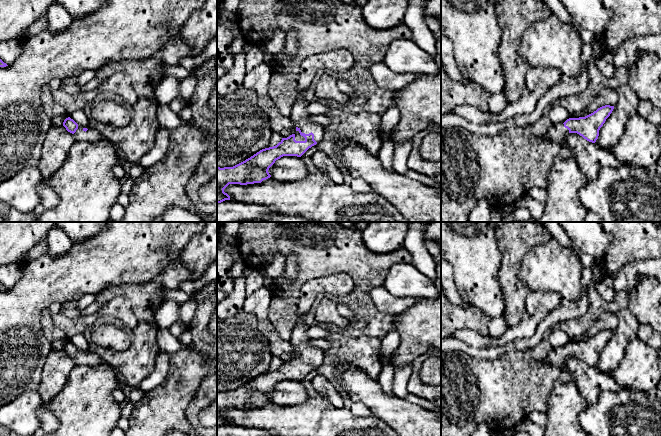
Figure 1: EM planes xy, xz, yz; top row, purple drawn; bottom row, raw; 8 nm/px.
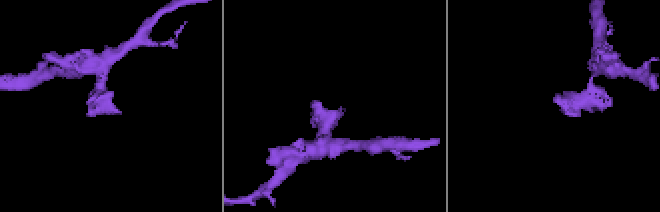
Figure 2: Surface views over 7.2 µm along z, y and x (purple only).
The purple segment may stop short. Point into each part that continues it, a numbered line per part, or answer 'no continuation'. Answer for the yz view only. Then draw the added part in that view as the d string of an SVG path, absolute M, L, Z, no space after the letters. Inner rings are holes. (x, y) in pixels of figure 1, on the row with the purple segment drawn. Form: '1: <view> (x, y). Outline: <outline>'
1: yz (557, 133). Outline: M563 123L554 125L548 132L539 132L539 136L544 143L553 141L560 145L564 145L567 134L569 134L569 130L564 127Z

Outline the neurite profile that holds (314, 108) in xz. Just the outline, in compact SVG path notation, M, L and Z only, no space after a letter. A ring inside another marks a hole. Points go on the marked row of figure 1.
M317 101L311 102L307 106L307 112L309 115L321 115L332 111L331 107L325 103L319 103Z

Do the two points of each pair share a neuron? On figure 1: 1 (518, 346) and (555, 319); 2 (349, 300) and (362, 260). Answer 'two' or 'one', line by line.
1: one
2: one

